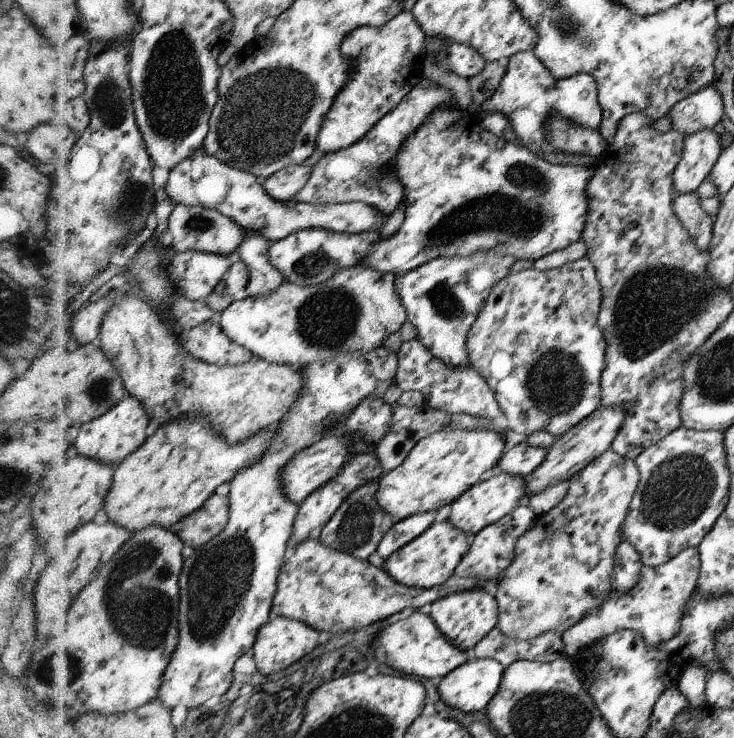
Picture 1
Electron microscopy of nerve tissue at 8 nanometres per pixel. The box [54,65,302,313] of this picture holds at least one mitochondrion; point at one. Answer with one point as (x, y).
(128, 199)

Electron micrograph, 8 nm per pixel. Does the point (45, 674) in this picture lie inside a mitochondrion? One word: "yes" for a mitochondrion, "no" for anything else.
yes

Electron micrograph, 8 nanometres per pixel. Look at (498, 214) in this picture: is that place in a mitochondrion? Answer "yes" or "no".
yes

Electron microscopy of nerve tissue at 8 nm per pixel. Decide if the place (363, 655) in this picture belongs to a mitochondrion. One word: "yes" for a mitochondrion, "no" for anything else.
no

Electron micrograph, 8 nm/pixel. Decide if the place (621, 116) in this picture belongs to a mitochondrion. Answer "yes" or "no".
no

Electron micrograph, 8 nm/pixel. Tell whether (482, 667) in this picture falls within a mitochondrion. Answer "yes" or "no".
no

